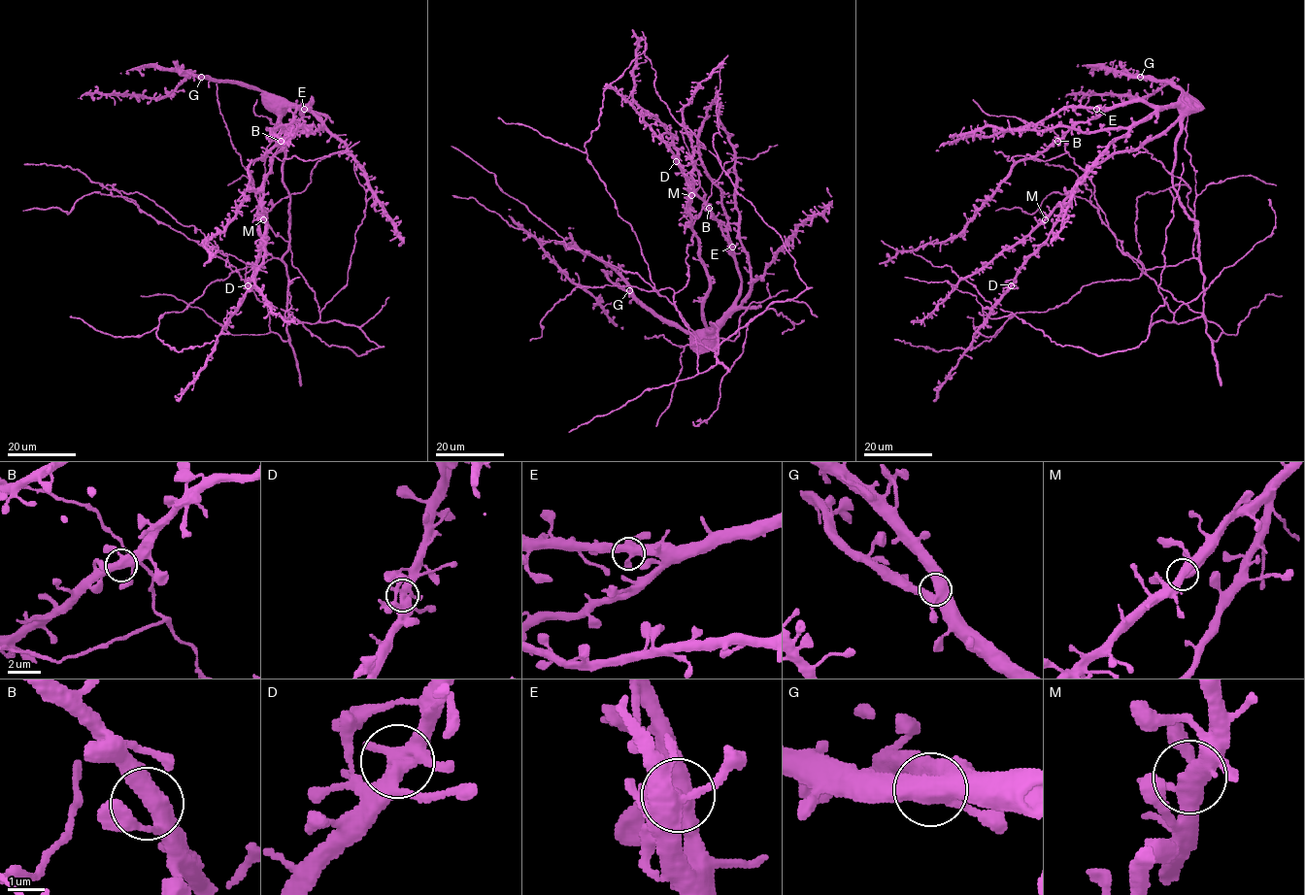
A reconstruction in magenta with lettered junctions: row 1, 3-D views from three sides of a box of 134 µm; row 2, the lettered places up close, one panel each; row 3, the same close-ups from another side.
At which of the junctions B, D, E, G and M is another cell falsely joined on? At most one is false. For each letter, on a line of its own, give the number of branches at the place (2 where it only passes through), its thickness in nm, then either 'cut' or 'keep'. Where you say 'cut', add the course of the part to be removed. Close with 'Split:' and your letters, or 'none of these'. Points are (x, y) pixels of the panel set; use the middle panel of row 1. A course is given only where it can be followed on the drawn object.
B: 4 | 400 nm | keep
D: 4 | 420 nm | keep
E: 4 | 440 nm | keep
G: 4 | 480 nm | keep
M: 4 | 400 nm | keep
Split: none of these

